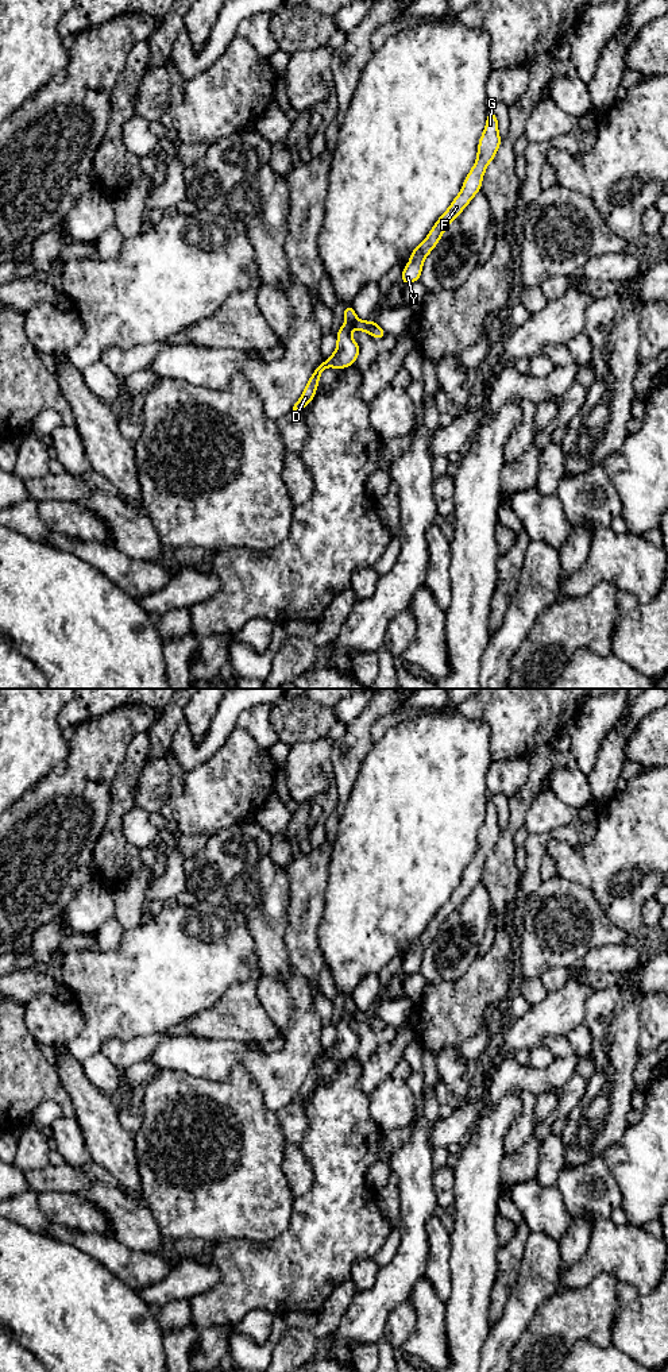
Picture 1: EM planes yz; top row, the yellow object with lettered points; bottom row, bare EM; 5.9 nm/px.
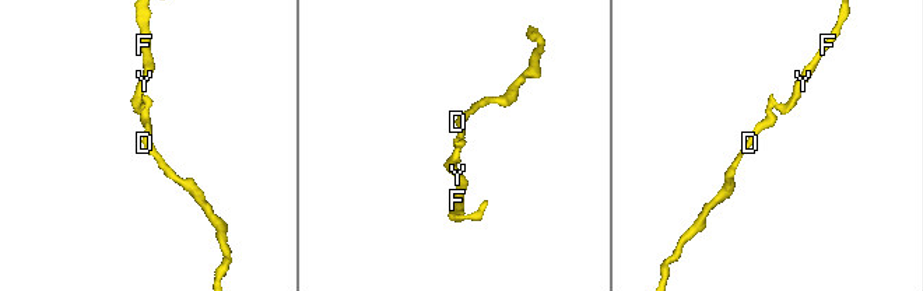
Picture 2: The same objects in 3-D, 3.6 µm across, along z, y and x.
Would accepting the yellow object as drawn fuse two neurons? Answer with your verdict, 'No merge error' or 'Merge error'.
Merge error

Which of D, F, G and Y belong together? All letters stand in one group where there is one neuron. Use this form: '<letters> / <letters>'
D / F G Y

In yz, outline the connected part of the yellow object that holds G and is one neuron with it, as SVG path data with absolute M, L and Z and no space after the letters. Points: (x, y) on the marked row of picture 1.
M493 109L487 111L484 131L479 139L476 162L463 182L460 193L451 207L439 217L424 242L410 253L410 262L403 267L398 281L406 285L420 281L426 255L435 248L445 228L460 215L472 197L480 190L487 165L494 159L502 139L498 134L498 119Z

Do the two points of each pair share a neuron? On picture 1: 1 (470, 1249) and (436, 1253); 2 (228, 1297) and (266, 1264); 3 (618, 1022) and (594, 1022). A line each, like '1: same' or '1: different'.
1: different
2: same
3: same

